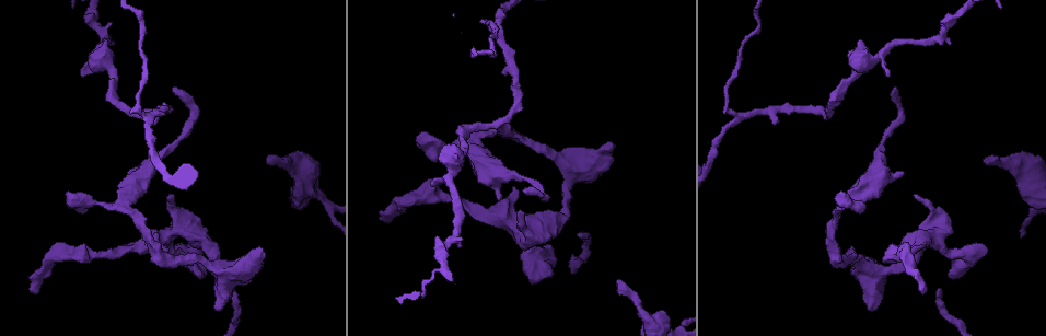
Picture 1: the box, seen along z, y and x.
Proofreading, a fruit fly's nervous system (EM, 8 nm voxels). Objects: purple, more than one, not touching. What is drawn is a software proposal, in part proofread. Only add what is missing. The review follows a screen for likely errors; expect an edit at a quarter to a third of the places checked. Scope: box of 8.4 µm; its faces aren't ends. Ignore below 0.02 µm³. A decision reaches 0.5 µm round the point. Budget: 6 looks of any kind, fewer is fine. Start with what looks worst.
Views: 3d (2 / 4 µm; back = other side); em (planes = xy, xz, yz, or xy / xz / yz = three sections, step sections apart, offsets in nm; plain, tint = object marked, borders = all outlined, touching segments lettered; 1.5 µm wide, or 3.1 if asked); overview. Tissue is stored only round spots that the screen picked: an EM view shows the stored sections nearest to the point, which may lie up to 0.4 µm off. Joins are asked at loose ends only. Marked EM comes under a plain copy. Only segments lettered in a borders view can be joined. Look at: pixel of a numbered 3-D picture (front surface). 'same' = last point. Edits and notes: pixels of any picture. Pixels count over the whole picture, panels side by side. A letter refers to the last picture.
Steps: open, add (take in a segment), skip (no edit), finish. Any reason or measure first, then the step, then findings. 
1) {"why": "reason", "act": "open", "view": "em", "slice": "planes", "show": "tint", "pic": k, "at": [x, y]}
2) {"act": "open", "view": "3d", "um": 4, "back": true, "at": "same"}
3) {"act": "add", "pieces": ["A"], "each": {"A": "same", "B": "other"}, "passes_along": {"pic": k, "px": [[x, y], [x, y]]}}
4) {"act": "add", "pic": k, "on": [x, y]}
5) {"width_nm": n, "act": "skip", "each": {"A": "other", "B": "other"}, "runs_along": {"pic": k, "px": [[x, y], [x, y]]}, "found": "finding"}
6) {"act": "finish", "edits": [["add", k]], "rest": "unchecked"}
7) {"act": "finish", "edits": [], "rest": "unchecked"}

{"act": "open", "view": "em", "slice": "planes", "show": "borders", "pic": 1, "at": [33, 292]}

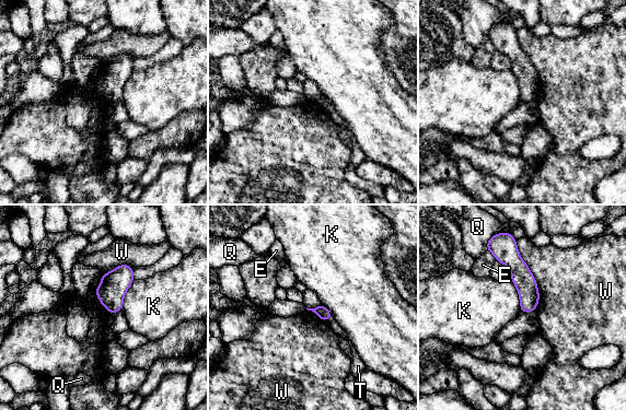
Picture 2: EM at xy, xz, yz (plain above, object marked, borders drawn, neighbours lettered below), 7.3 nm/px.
{"longest_contact_nm": ["W", 550], "act": "skip", "each": {"E": "other", "K": "other", "Q": "other", "T": "other", "W": "other"}, "border": {"pic": 2, "px": [[516, 241], [536, 283], [535, 309]]}, "found": "no lettered segment goes on from it"}

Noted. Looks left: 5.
{"why": "branch stops here", "act": "open", "view": "3d", "um": 4, "pic": 1, "at": [617, 280]}

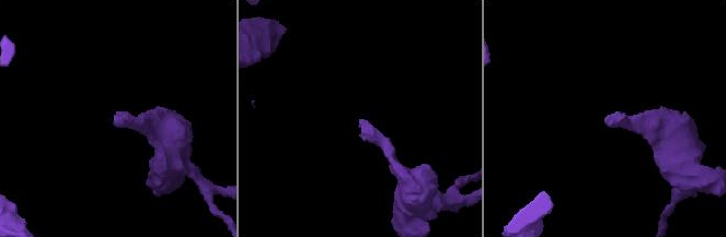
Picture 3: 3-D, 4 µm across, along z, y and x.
{"act": "open", "view": "em", "slice": "xz", "step": 4, "show": "borders", "pic": 3, "at": [608, 118]}

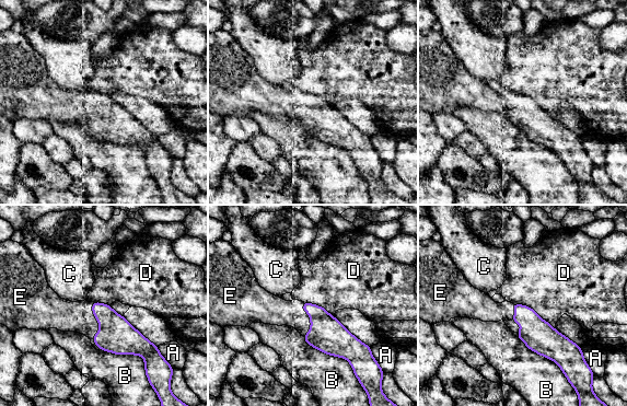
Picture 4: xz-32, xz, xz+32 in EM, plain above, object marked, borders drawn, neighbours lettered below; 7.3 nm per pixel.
{"act": "open", "view": "em", "slice": "planes", "show": "borders", "at": "same"}

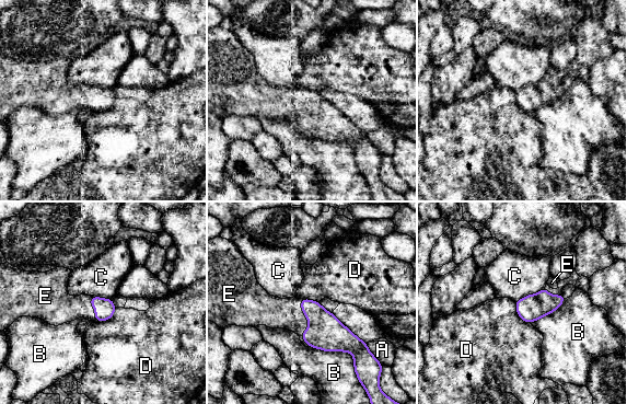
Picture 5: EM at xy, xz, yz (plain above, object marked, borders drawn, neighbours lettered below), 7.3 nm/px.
{"act": "add", "pieces": ["E"], "each": {"A": "other", "B": "other", "C": "other", "D": "other", "E": "same"}, "found": "the neuron continues"}

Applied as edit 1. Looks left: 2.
{"act": "finish", "edits": [["add", 5]], "rest": "unchecked"}

